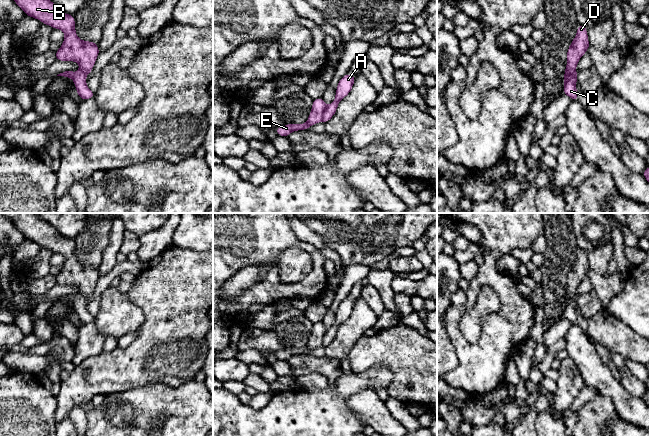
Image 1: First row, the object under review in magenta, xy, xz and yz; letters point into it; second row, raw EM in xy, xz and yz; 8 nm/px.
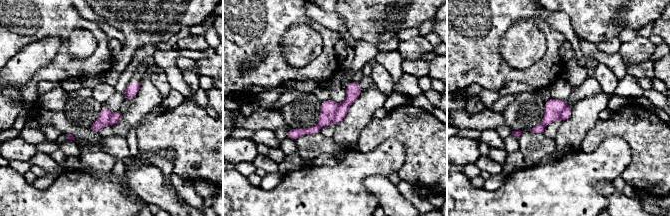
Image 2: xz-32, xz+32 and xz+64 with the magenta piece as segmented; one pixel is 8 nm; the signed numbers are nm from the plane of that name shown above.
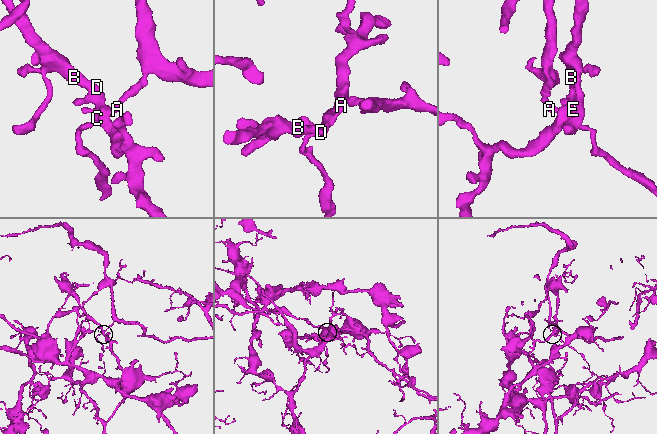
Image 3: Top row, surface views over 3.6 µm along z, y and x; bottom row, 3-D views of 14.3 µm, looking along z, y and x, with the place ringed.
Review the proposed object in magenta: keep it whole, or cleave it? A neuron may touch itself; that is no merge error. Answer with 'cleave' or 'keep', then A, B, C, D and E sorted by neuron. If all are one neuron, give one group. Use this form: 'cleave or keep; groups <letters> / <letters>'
cleave; groups A C E / B D

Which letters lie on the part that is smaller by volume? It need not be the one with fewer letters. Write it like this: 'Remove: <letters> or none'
Remove: A, C, E

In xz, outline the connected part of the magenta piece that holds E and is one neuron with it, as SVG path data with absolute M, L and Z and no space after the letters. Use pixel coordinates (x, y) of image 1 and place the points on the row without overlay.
M306 347L303 348L287 348L275 353L276 357L282 361L288 361L288 359L293 355L301 355L301 354L308 354L309 349Z

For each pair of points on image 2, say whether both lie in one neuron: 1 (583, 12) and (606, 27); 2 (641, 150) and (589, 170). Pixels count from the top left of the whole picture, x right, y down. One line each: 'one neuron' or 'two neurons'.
1: one neuron
2: two neurons

